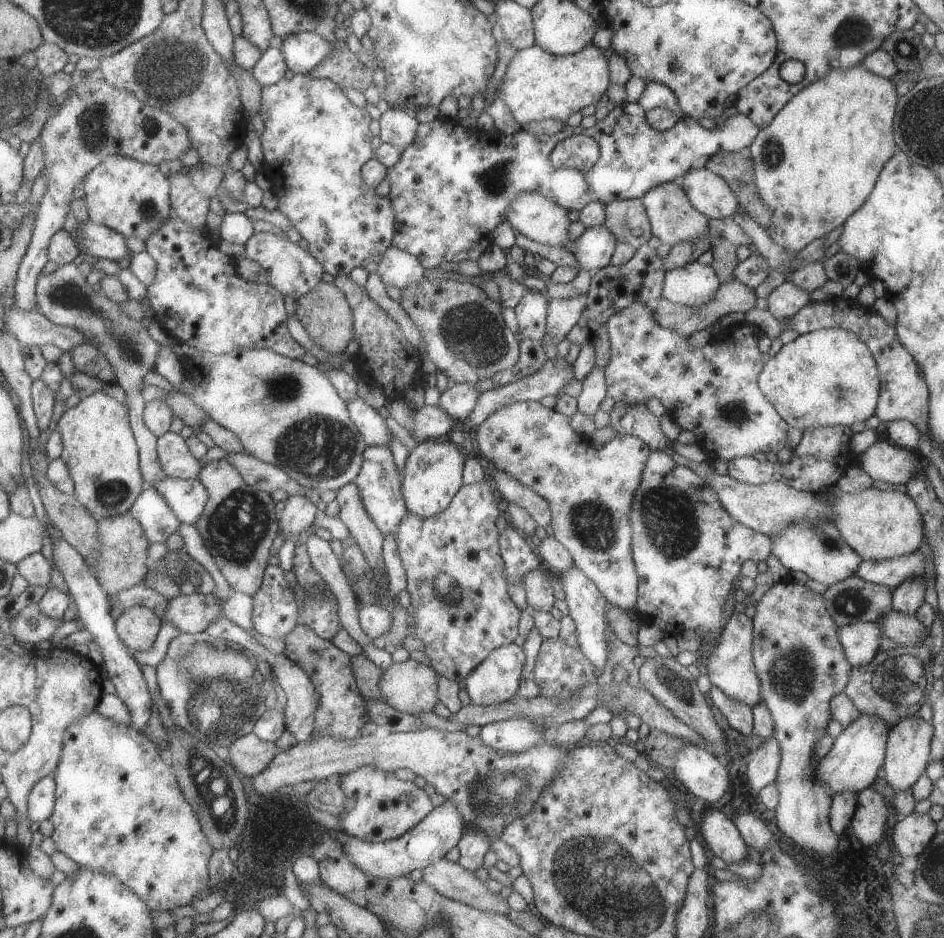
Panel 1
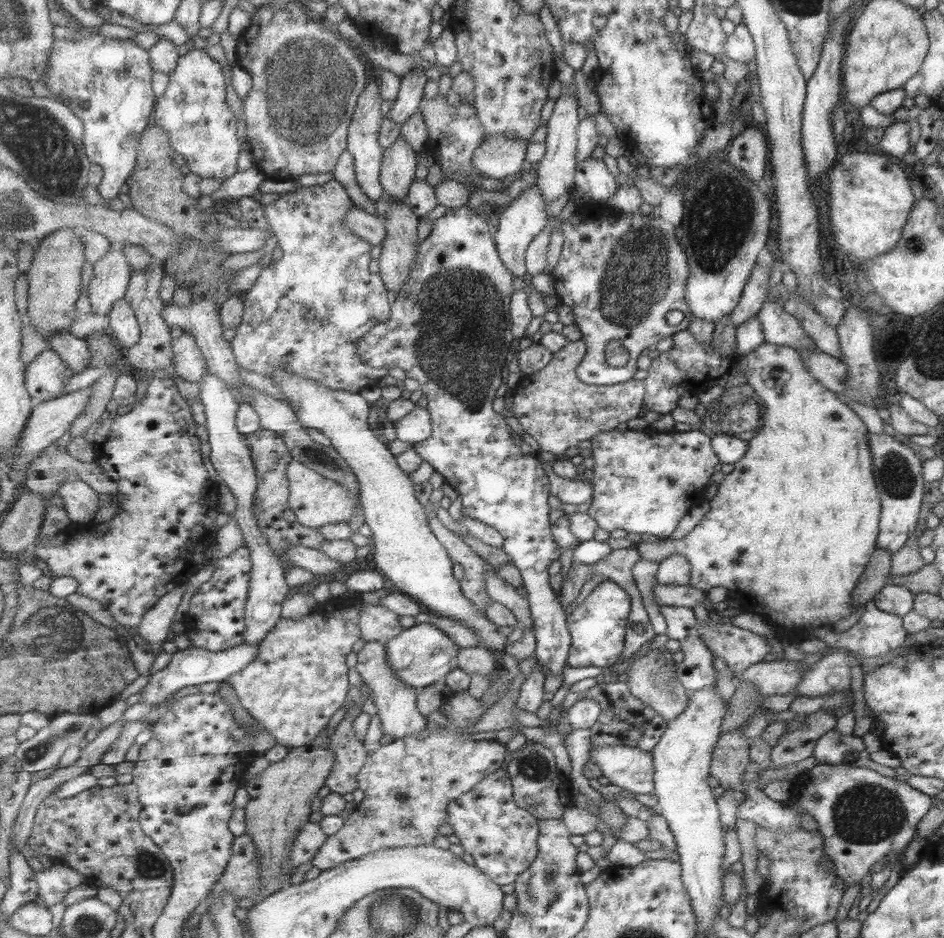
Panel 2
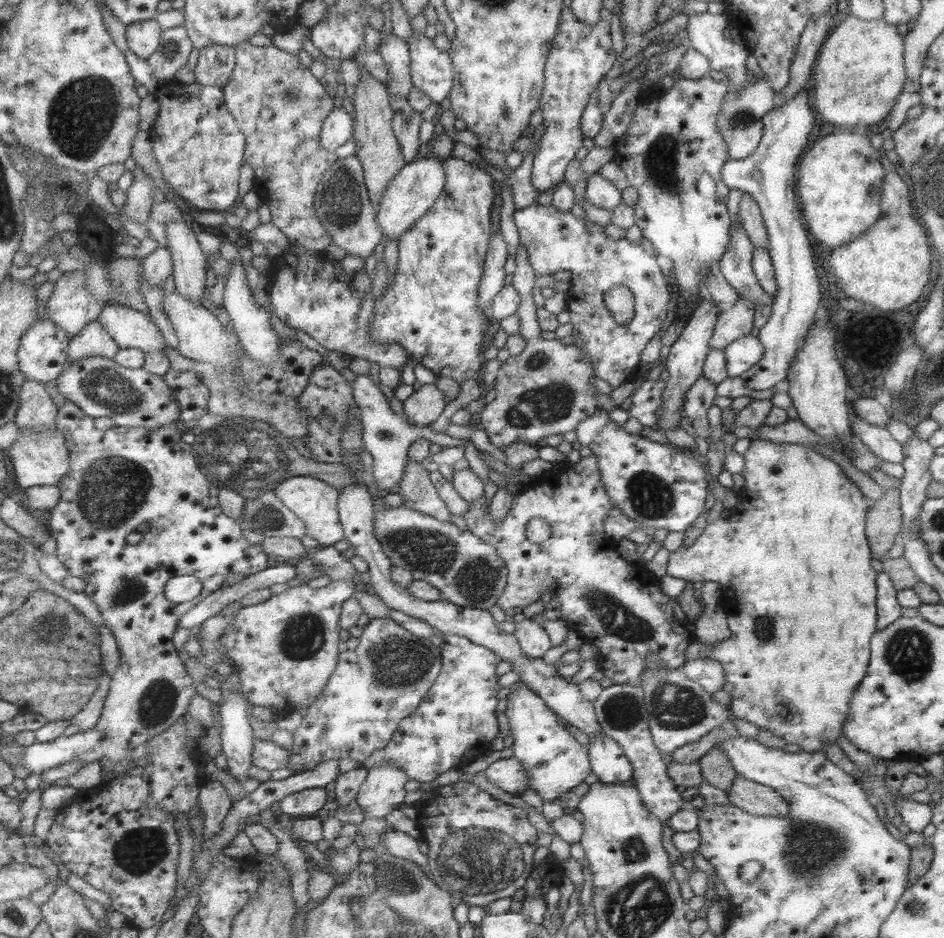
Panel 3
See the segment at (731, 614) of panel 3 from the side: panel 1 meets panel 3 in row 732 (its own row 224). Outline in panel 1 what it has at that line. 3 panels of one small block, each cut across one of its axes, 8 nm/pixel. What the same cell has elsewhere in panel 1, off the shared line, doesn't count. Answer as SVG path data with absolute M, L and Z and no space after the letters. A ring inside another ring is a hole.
M851 66L849 70L833 69L831 72L817 78L817 81L811 82L805 86L803 90L799 90L786 104L783 106L770 124L758 130L753 143L748 147L751 157L753 169L753 184L755 192L761 203L767 205L770 209L772 218L770 219L769 230L765 231L768 238L775 246L779 246L781 250L789 250L789 252L801 251L815 238L827 236L833 229L843 225L843 222L855 211L861 207L861 204L869 197L871 190L874 188L881 168L885 162L898 152L893 141L893 118L895 117L897 94L896 86L887 78L879 77L877 74L869 73L863 66Z

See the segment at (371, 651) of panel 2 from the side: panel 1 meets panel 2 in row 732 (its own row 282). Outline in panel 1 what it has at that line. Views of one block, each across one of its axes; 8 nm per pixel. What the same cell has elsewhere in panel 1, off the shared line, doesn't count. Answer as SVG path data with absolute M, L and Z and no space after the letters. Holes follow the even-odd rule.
M392 245L385 252L378 274L384 285L397 287L402 292L424 280L425 268L419 258Z

